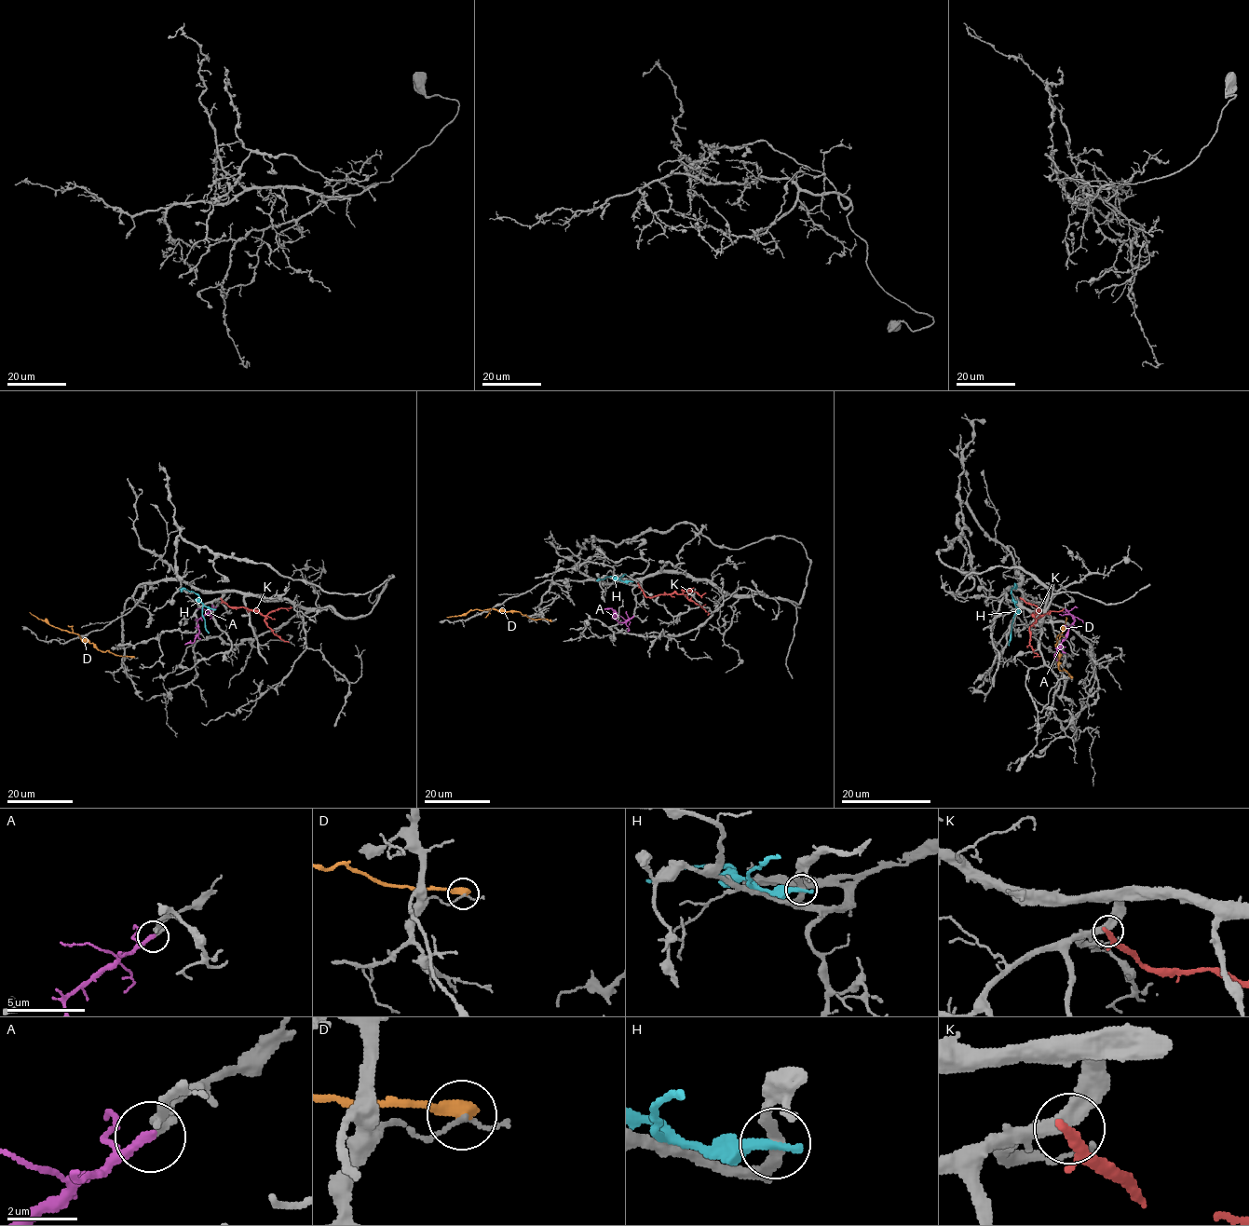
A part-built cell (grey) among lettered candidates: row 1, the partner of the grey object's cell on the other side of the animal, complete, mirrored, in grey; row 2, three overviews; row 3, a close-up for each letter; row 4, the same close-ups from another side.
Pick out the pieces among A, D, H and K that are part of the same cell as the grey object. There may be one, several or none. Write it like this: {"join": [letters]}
{"join": ["A"]}

